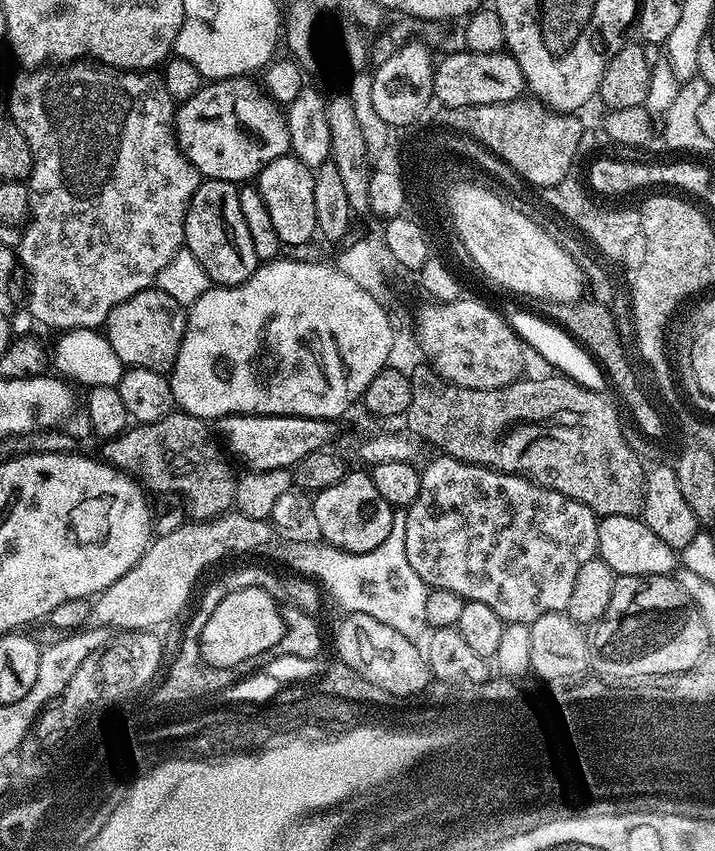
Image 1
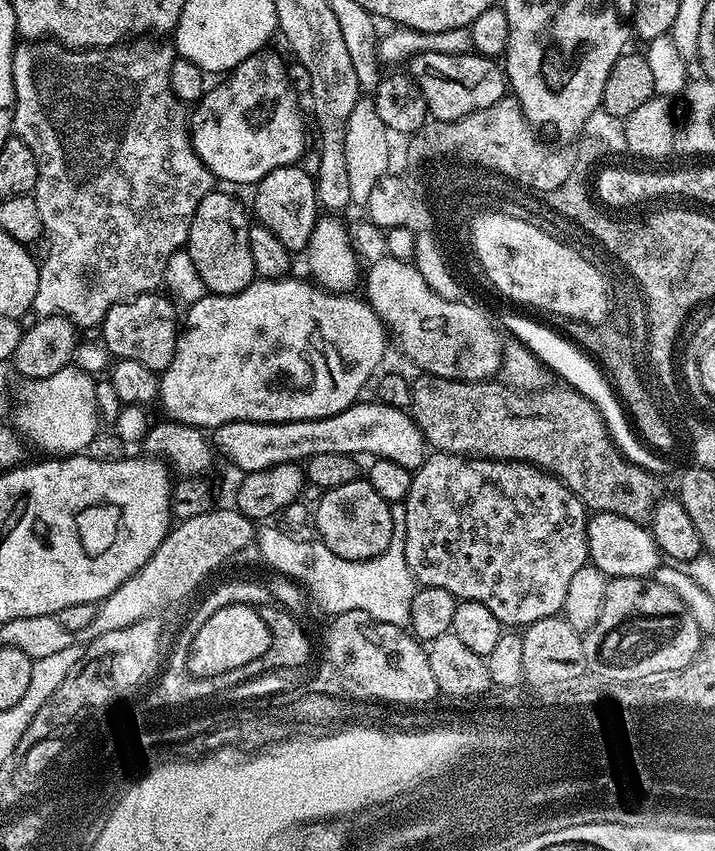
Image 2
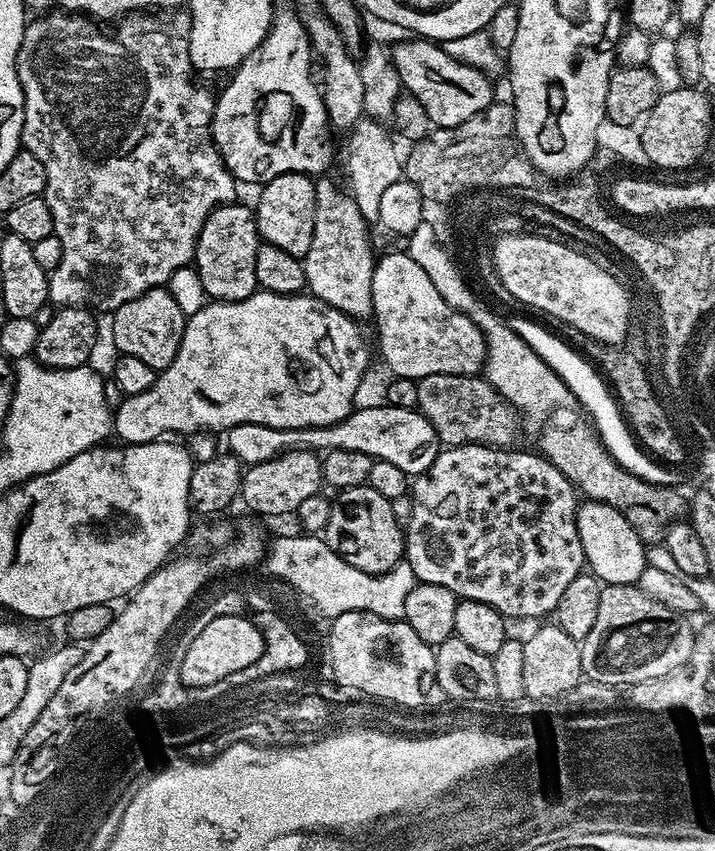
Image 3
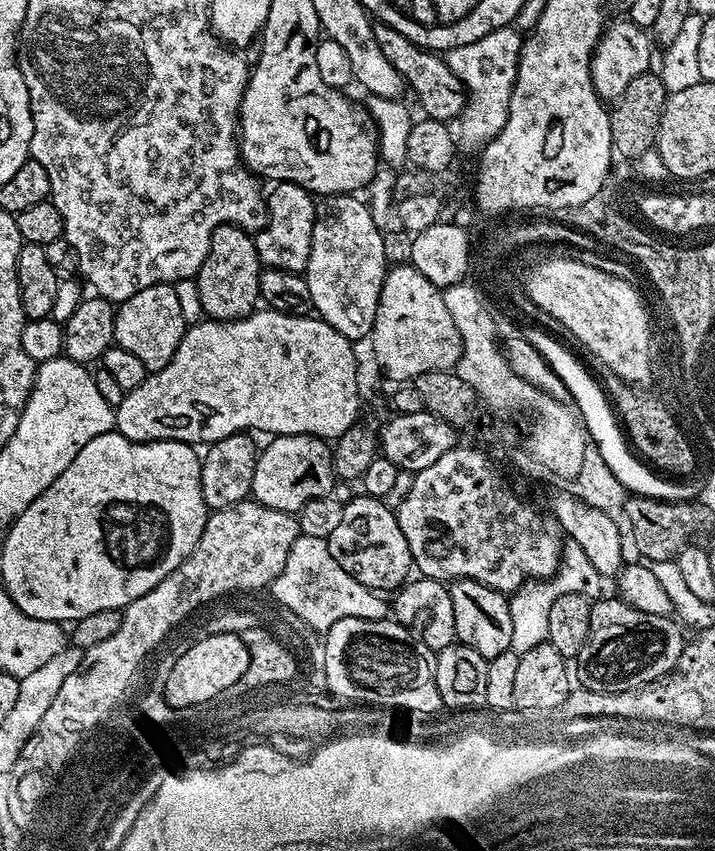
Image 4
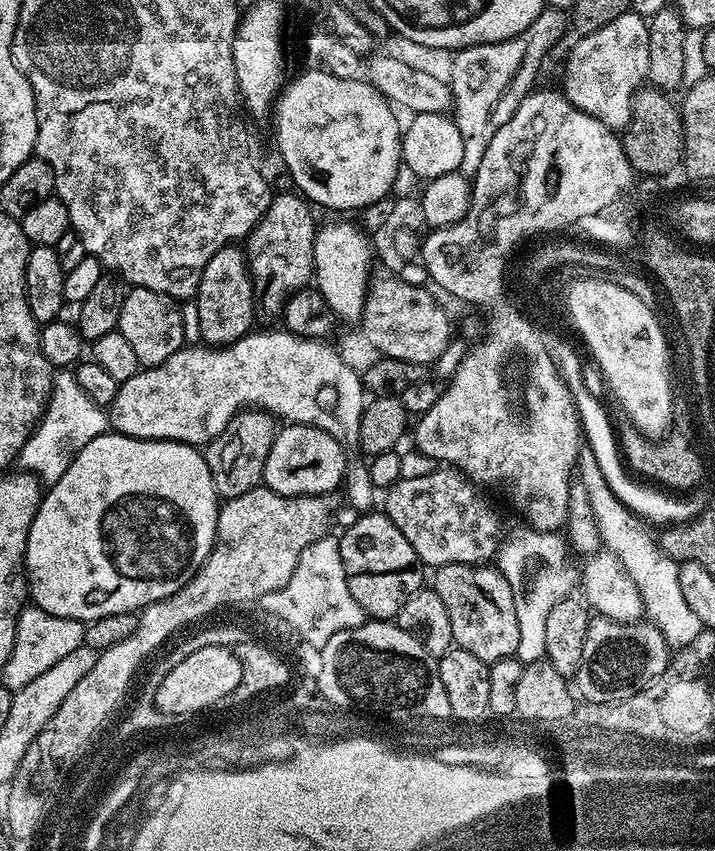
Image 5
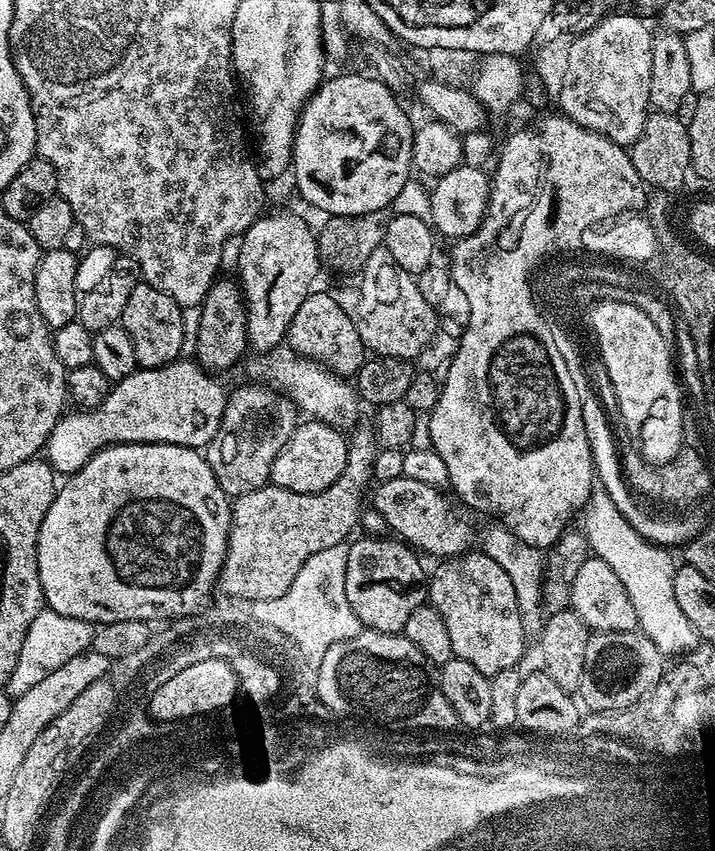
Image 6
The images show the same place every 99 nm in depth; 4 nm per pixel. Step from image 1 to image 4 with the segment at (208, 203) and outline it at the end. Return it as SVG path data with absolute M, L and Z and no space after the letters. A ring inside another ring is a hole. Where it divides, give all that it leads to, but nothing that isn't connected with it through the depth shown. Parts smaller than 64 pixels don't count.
M223 224L214 230L210 251L194 279L204 316L209 320L240 320L257 307L260 295L262 265L253 233L236 224Z

